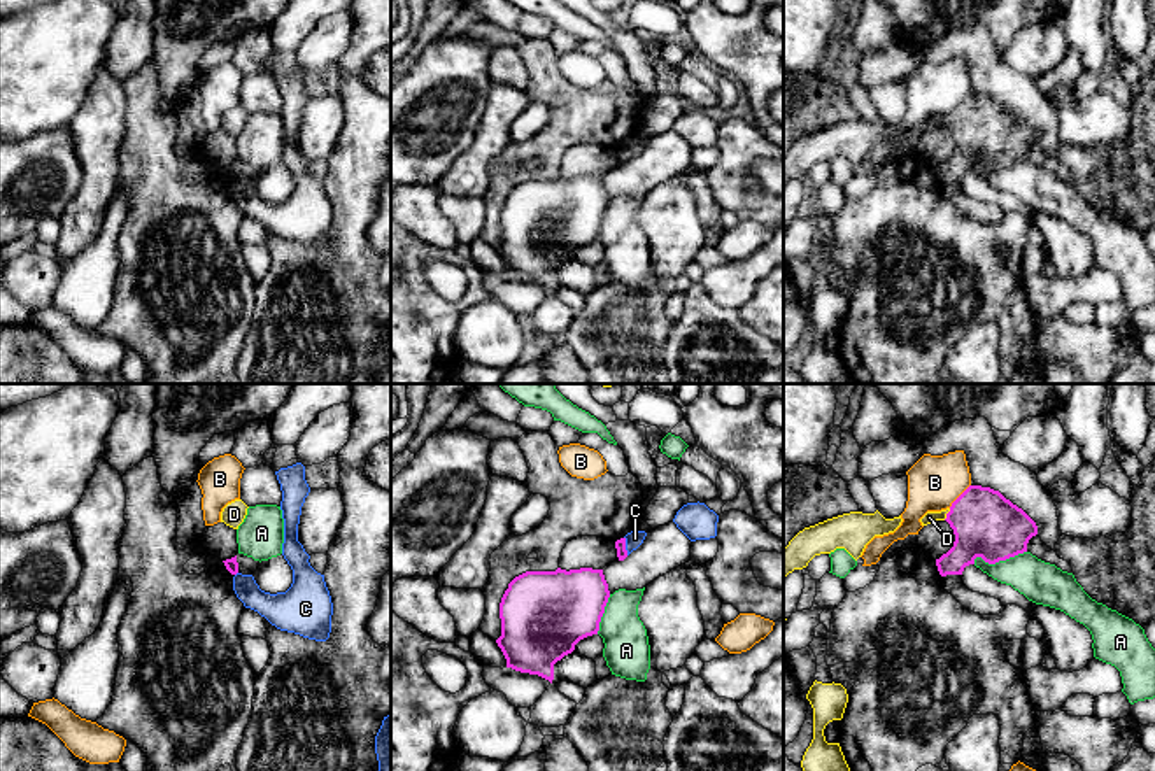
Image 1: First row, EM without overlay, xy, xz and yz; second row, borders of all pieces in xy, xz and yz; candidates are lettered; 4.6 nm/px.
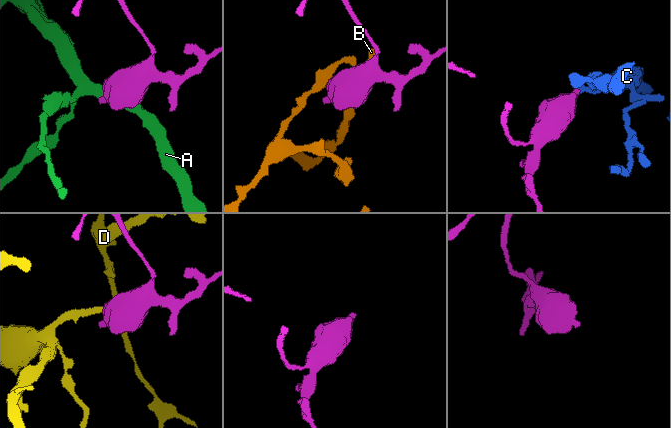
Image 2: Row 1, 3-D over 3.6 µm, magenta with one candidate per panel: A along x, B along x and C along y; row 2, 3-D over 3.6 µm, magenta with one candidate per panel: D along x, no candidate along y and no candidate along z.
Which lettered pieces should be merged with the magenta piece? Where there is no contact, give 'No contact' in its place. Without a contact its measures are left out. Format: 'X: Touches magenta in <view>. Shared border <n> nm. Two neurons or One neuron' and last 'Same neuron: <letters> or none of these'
A: Touches magenta in yz. Shared border 260 nm. Two neurons
B: Touches magenta in yz. Shared border 150 nm. Two neurons
C: Touches magenta in xz. Shared border 90 nm. Two neurons
D: Touches magenta in yz. Shared border 70 nm. One neuron
Same neuron: D

